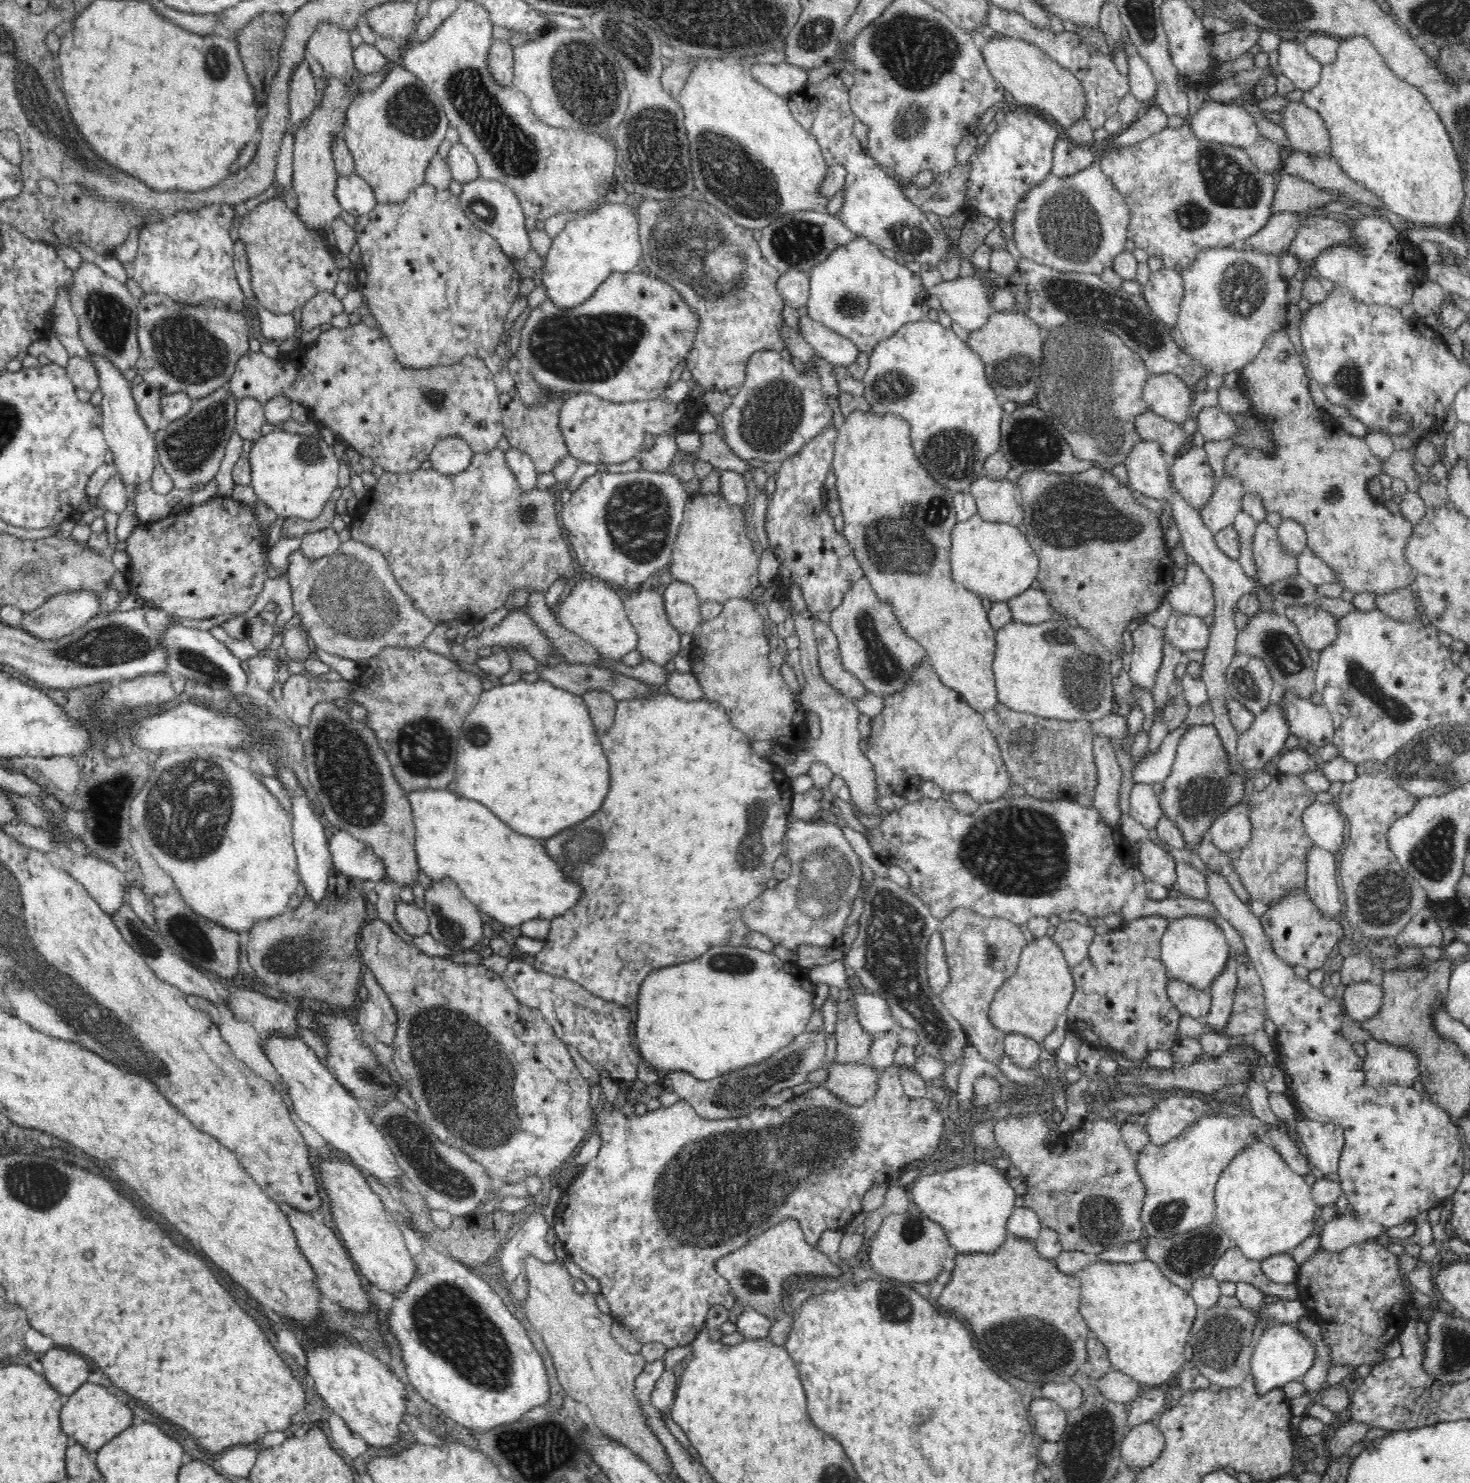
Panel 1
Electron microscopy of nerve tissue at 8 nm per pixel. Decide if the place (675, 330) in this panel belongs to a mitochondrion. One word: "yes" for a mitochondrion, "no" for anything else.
yes

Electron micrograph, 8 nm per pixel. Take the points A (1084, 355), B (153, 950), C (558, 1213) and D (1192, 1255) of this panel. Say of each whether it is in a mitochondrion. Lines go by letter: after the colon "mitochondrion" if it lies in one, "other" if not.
A: mitochondrion
B: mitochondrion
C: other
D: mitochondrion

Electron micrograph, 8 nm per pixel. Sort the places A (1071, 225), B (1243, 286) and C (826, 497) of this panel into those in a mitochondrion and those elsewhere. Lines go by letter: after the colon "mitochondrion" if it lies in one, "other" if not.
A: mitochondrion
B: mitochondrion
C: other

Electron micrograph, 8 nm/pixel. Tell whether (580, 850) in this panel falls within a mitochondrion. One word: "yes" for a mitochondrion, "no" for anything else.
yes

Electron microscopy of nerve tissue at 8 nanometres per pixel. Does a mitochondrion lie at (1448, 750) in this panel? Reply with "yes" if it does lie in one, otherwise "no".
yes

